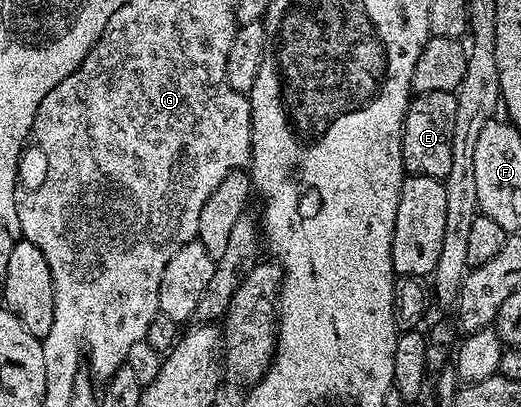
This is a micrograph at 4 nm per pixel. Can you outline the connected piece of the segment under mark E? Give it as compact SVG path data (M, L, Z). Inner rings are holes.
M450 91L415 95L403 122L403 170L407 175L446 179L453 165L453 121L457 121L457 101Z

